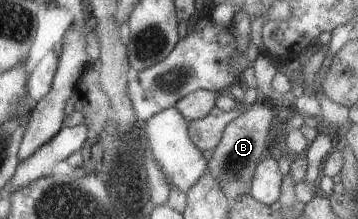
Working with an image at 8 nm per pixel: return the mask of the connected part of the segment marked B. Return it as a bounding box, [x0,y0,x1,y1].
[206,102,273,202]

